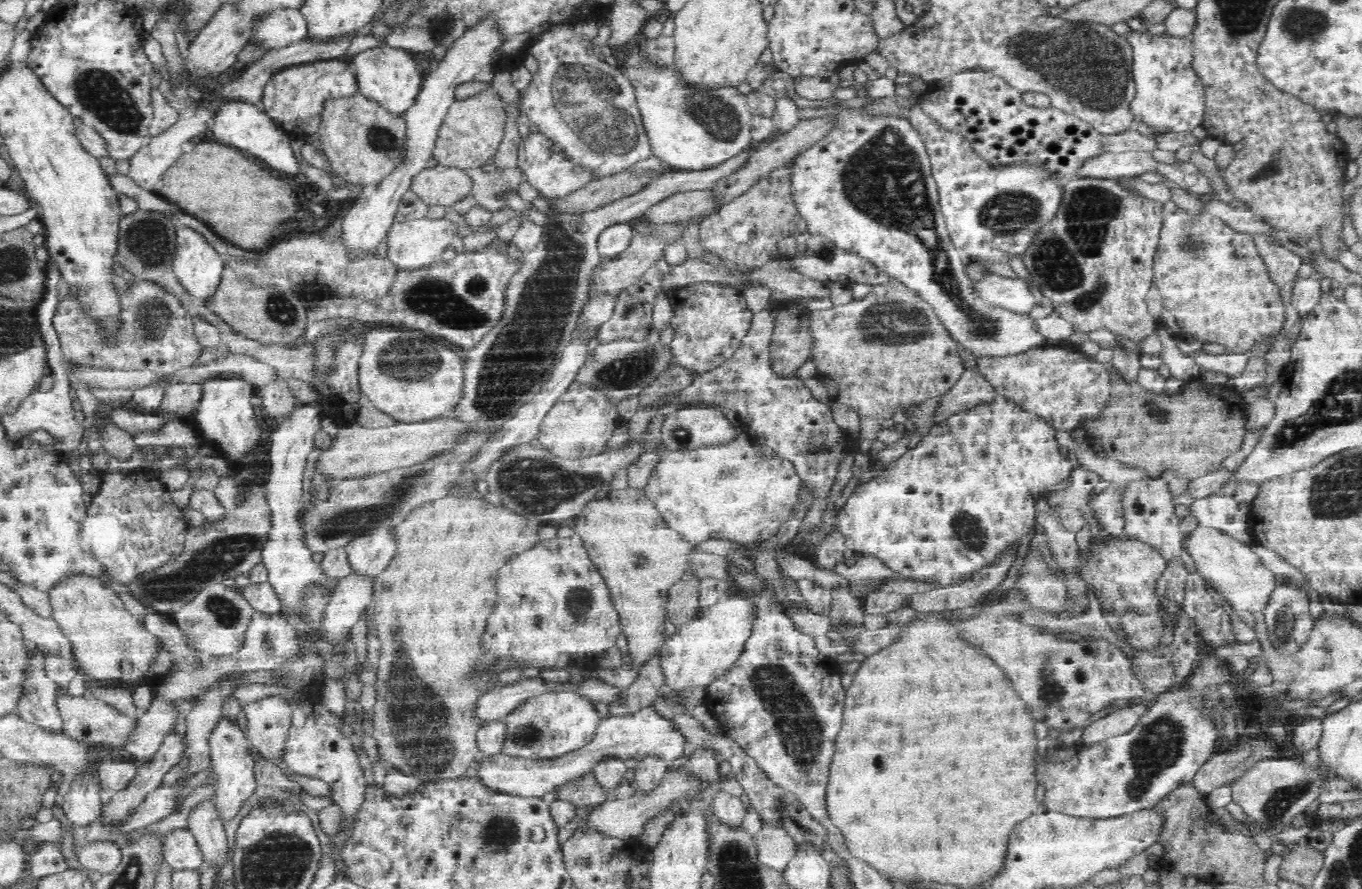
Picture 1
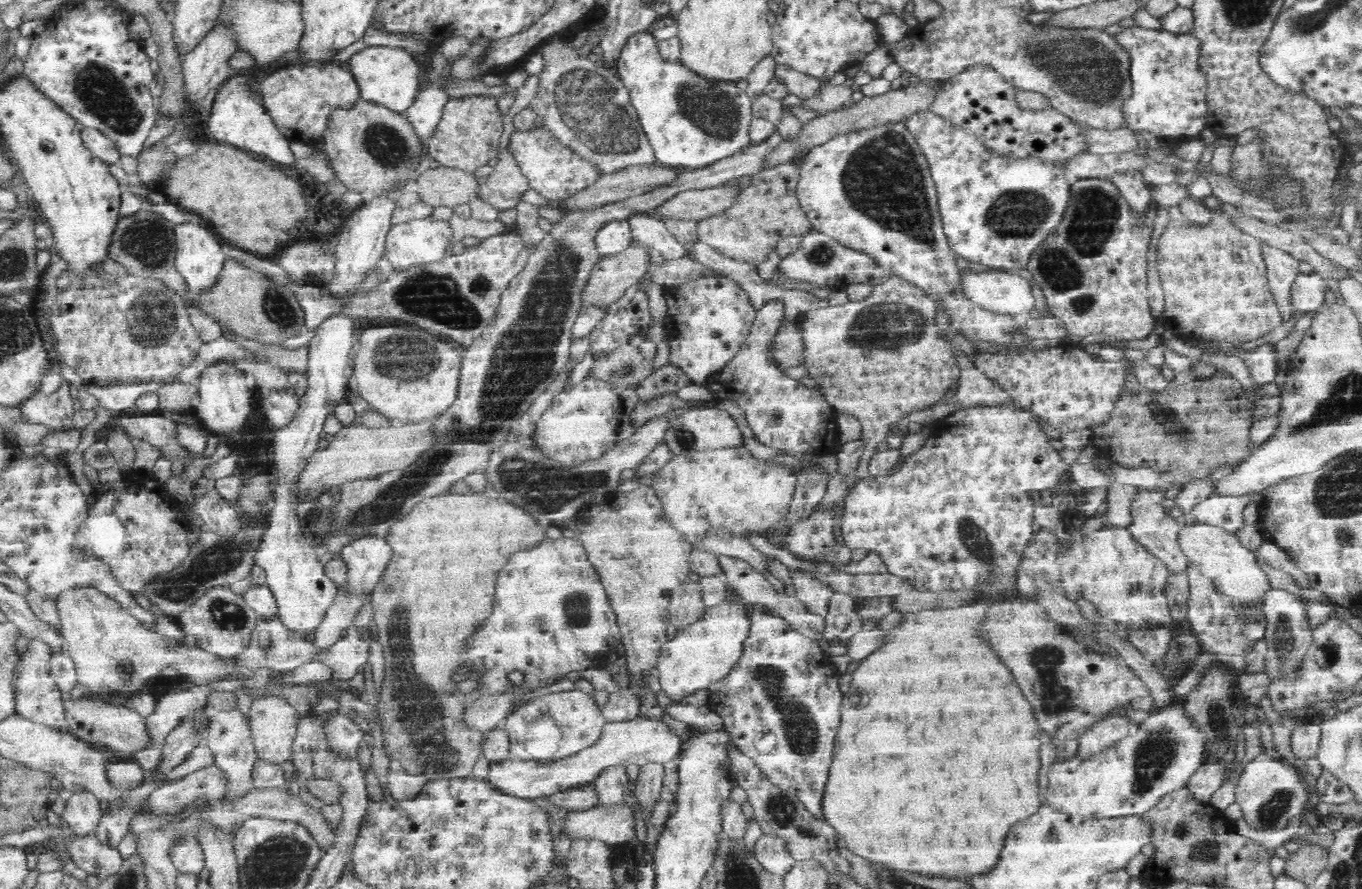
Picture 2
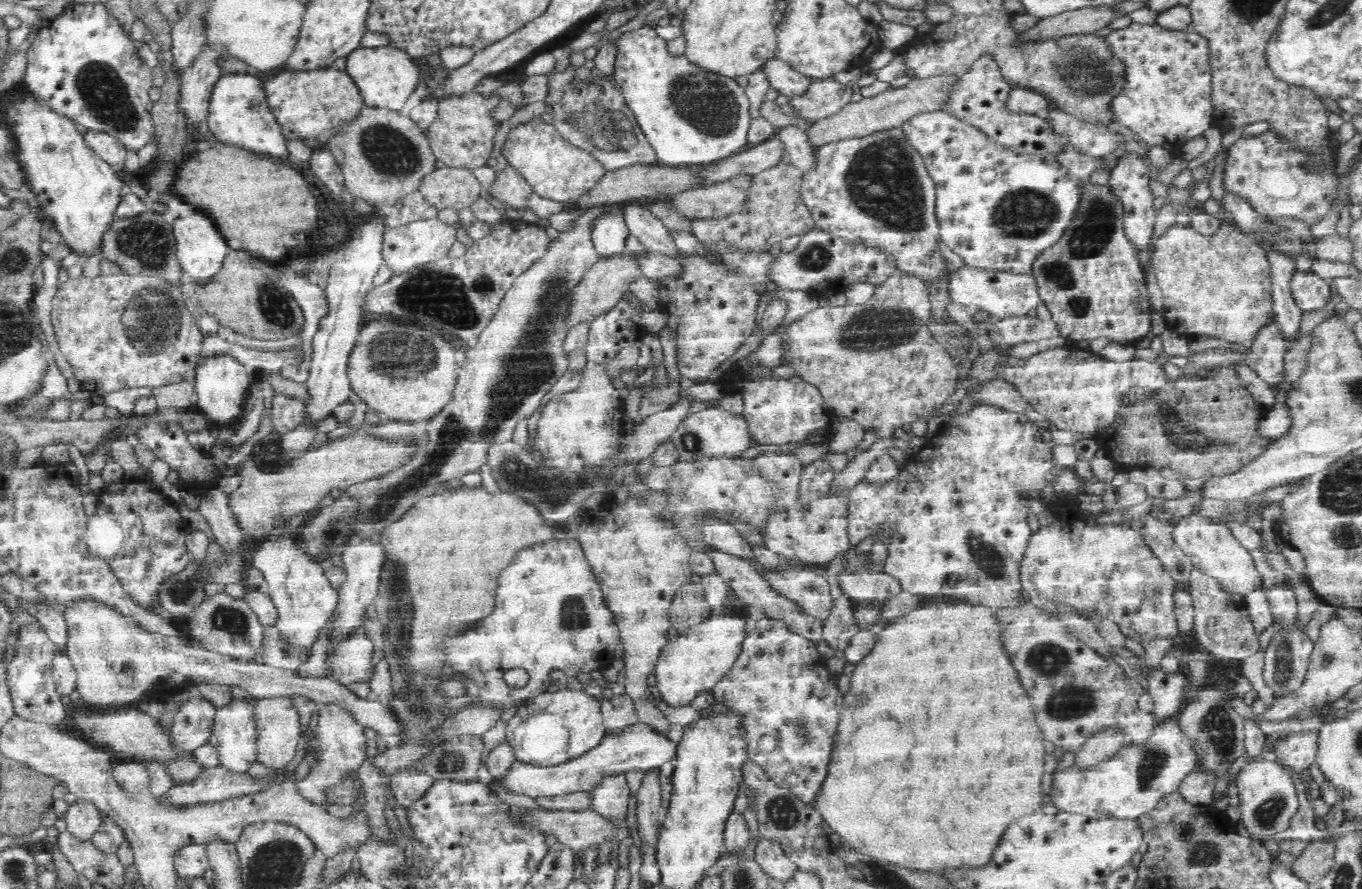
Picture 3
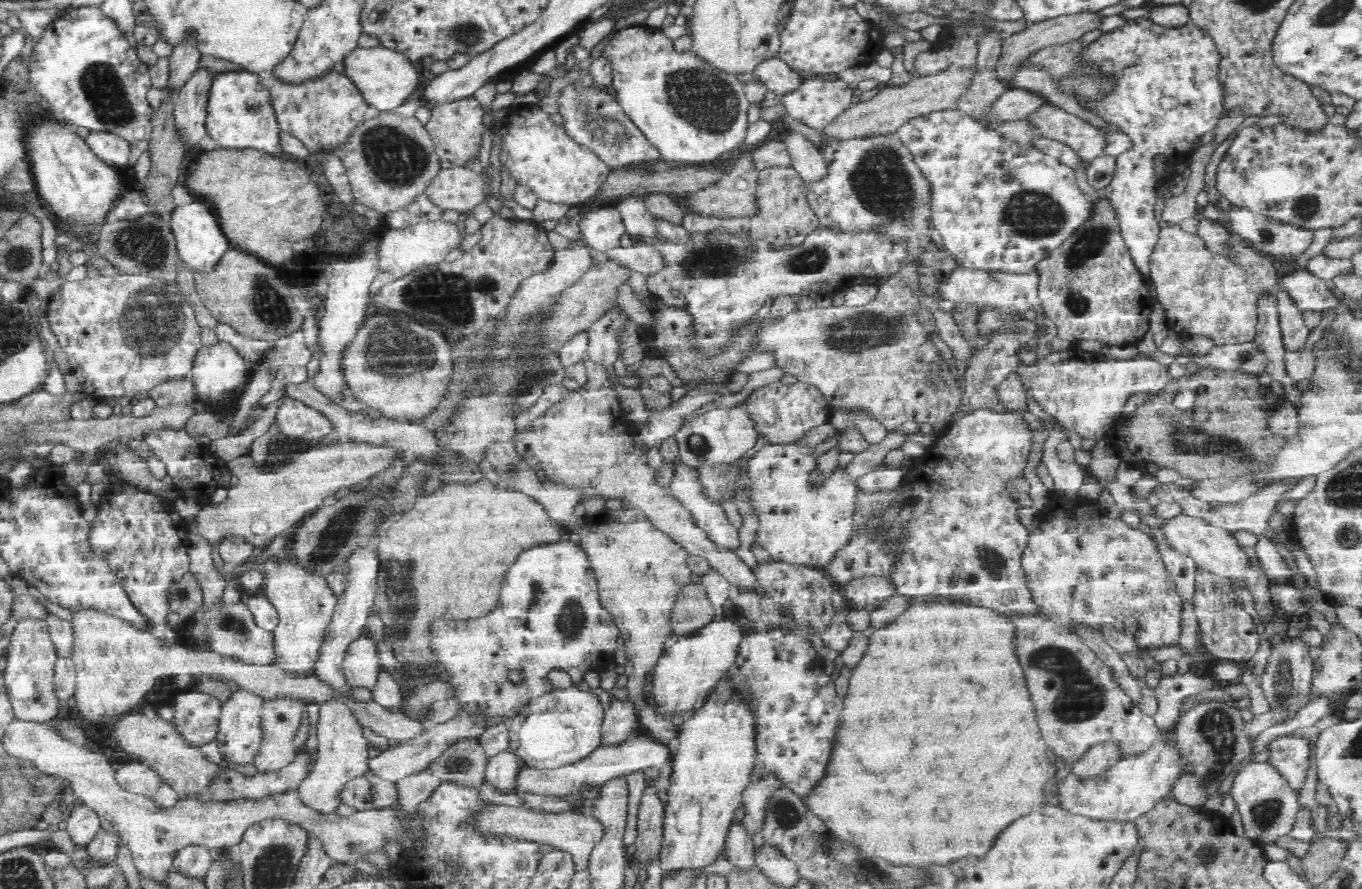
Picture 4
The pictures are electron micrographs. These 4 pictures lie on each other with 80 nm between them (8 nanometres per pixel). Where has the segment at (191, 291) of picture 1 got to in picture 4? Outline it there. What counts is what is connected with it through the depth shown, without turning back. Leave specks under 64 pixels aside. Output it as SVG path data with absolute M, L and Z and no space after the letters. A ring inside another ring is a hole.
M194 200L191 204L176 208L170 216L171 229L177 242L177 253L182 262L195 274L210 274L228 252L230 244L222 234L212 210L204 202Z

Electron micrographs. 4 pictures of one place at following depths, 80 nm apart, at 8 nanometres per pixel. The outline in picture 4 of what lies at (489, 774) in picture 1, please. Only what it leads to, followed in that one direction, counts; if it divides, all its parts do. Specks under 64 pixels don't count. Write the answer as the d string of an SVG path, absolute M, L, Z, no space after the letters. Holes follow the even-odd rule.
M641 729L636 736L629 736L618 744L601 745L594 752L586 755L586 758L555 769L535 769L520 763L515 774L514 790L518 794L539 794L551 797L576 795L584 790L599 788L603 782L619 776L654 768L654 766L660 768L672 758L672 752L665 742L658 741L654 735Z

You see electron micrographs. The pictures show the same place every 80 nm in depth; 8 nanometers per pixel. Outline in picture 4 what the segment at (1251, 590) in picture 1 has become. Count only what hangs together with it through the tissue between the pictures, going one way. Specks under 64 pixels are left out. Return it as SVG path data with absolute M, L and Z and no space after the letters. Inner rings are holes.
M1184 513L1166 519L1162 529L1164 529L1164 535L1166 535L1171 548L1184 556L1192 558L1197 569L1224 578L1230 581L1231 586L1238 584L1238 586L1248 589L1248 586L1250 586L1248 572L1252 570L1252 562L1250 562L1250 558L1246 556L1246 552L1240 548L1237 540L1234 539L1229 530L1203 518L1196 518Z

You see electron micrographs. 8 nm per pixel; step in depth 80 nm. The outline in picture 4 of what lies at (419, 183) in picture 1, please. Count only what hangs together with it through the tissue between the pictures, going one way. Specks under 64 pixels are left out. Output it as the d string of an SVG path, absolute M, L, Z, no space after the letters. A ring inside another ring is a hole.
M454 165L440 169L426 186L425 193L442 211L456 210L460 214L473 211L487 198L481 174Z

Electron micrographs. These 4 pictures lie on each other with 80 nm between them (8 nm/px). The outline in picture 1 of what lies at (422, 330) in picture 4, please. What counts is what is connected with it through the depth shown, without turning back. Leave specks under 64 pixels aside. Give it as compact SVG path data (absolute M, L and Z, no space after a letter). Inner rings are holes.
M375 328L364 332L365 352L360 359L359 383L364 395L378 409L400 423L438 419L452 411L464 398L464 362L460 352L422 331L400 331L394 328Z

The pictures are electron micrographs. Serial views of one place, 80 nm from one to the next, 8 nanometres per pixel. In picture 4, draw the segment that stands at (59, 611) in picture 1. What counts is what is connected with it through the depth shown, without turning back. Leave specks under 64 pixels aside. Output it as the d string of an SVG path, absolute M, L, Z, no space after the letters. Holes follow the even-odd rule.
M83 607L82 610L75 611L73 615L71 624L74 638L70 657L75 664L77 676L74 698L77 704L76 713L80 714L81 720L84 722L104 726L104 724L120 718L130 712L134 706L144 703L146 694L150 692L158 678L175 677L178 674L190 674L196 680L209 677L214 681L224 682L226 685L234 682L239 689L256 694L264 700L294 699L322 705L329 700L341 698L341 692L329 683L316 678L314 674L294 674L294 672L274 664L255 665L236 661L232 657L223 656L223 654L192 643L182 645L183 641L180 638L174 642L168 642L166 638L158 638L158 635L134 627L124 618L117 618L105 611L95 610L93 607ZM350 694L345 698L345 703L364 728L385 736L393 744L414 738L428 727L426 723L410 718L402 711L387 709L374 700L360 702Z

